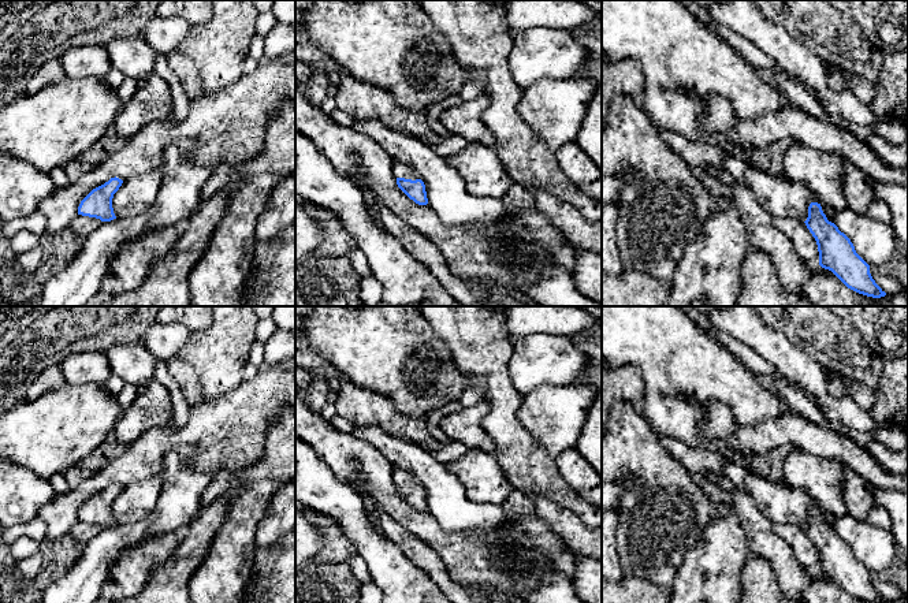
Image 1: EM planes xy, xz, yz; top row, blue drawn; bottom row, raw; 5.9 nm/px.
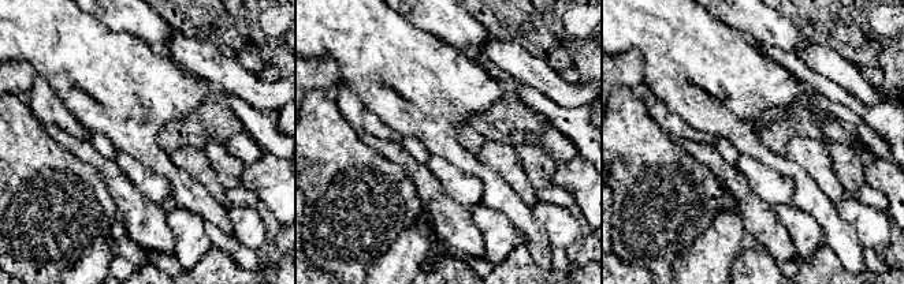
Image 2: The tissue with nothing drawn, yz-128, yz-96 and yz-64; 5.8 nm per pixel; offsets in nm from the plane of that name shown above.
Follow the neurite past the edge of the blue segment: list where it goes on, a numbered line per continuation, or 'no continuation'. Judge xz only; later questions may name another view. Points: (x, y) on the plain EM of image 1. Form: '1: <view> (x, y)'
1: xz (399, 476)

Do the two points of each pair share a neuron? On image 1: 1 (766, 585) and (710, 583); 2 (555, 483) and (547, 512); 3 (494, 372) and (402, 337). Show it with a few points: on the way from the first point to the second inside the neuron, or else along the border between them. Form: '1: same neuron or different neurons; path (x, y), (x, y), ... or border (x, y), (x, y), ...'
1: different neurons; border (748, 558), (741, 573), (741, 588)
2: different neurons; border (532, 494), (549, 498), (579, 517)
3: different neurons; border (425, 320), (436, 337)

